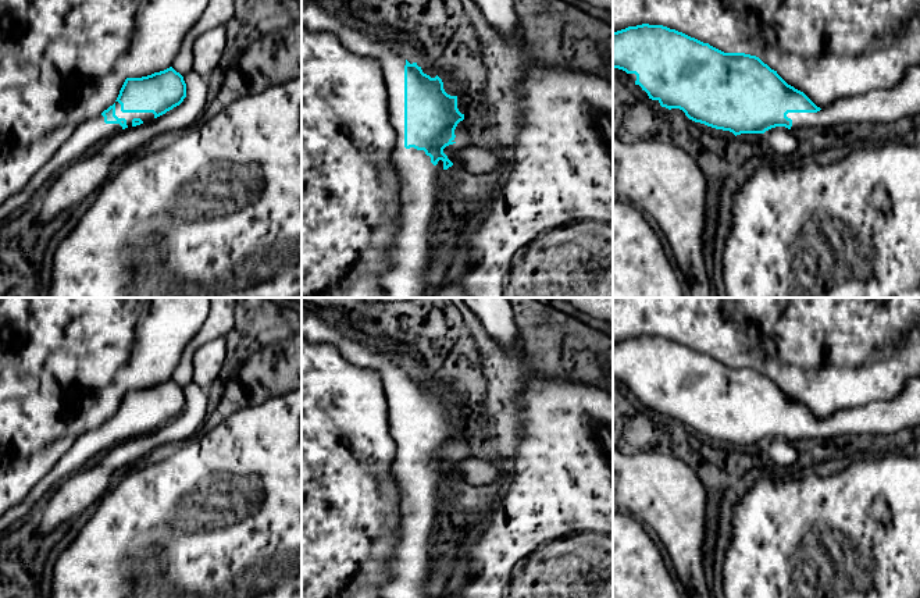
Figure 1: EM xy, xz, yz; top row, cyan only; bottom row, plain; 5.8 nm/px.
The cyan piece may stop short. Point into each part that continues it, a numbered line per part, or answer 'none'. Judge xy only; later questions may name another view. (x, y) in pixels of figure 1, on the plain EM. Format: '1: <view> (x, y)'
1: xy (145, 429)

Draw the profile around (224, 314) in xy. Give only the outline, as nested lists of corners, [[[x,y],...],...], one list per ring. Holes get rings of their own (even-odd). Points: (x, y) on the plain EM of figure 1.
[[[210,298],[208,316],[200,331],[185,346],[171,378],[182,388],[190,384],[195,352],[215,338],[225,338],[238,325],[240,325],[240,306],[236,298]]]

